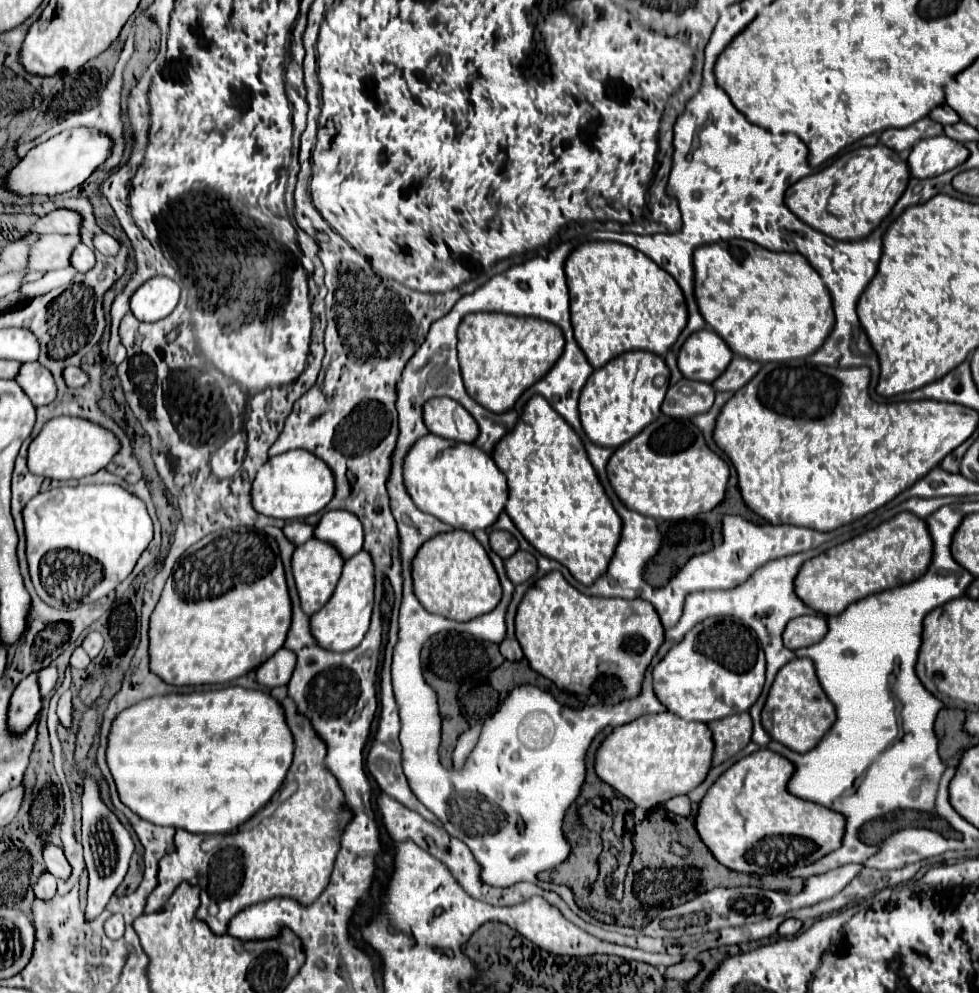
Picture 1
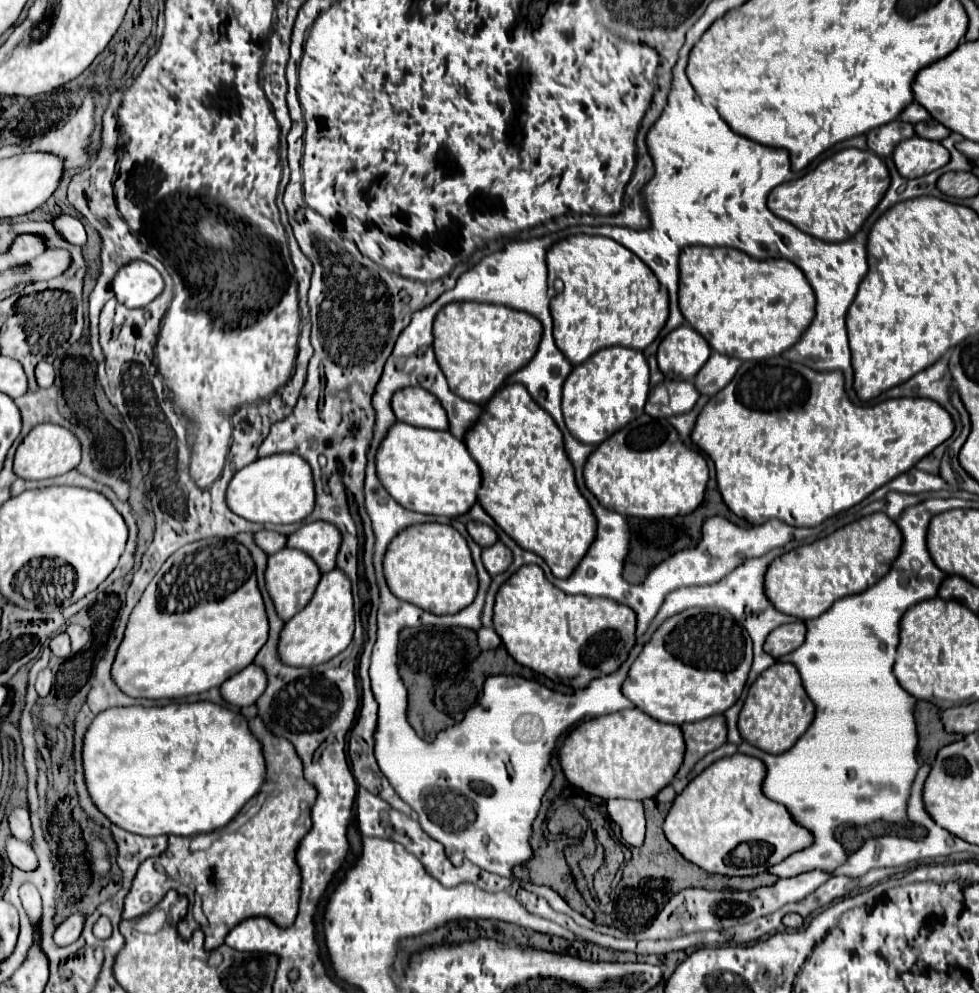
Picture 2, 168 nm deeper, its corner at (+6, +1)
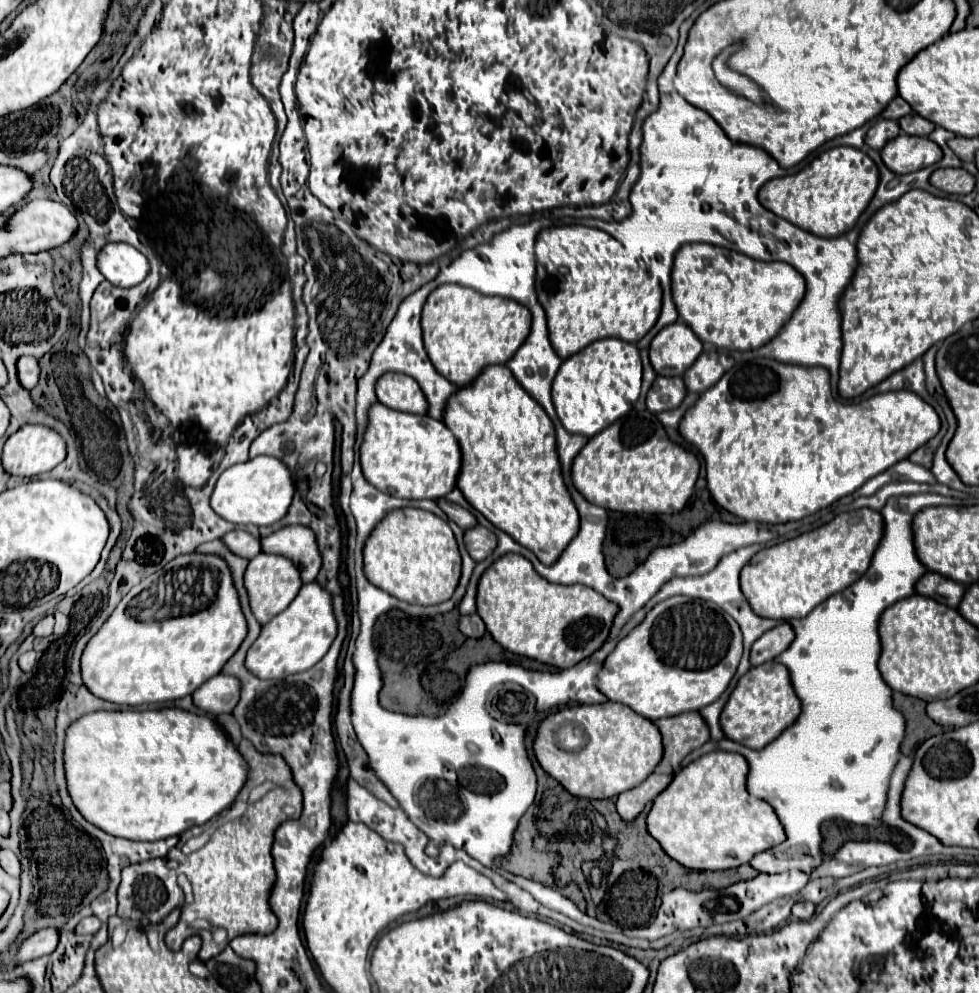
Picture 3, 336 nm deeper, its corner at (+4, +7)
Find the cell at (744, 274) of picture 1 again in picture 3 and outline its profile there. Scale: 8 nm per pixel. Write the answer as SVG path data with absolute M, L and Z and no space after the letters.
M683 245L671 271L679 317L703 341L727 351L749 351L769 343L805 295L805 279L789 263L755 261L715 245Z

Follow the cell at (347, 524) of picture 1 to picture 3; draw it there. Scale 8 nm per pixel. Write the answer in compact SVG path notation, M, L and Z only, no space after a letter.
M289 525L271 533L269 537L263 537L261 553L283 555L289 561L297 563L301 571L301 583L311 583L321 567L321 555L315 535L309 527L303 525Z

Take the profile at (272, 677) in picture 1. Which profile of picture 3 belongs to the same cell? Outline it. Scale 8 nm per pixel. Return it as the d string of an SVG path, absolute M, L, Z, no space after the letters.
M215 675L193 691L193 705L211 715L231 713L239 701L239 681L229 675Z

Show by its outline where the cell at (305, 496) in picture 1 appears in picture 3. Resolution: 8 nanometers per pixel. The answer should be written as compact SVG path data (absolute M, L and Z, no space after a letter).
M255 457L245 463L237 463L221 473L211 495L211 507L225 521L235 525L273 525L281 521L291 505L295 493L293 475L275 457Z

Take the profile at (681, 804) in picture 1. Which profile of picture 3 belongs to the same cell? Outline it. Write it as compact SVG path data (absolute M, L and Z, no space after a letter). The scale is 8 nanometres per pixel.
M653 773L649 779L645 779L643 785L639 785L637 789L631 791L623 791L617 799L617 811L619 815L629 823L633 821L645 807L645 803L653 801L667 785L671 783L669 775L659 775Z

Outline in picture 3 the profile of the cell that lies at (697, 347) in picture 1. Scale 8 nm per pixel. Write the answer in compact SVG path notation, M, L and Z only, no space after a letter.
M677 321L673 325L663 327L651 341L649 347L649 361L655 369L657 375L673 377L673 375L683 375L693 361L701 355L703 345L685 327L685 323Z

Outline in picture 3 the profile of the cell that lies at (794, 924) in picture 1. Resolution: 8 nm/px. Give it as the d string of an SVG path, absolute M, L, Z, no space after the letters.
M797 901L793 905L795 919L811 919L813 913L815 913L815 903L811 903L811 901Z

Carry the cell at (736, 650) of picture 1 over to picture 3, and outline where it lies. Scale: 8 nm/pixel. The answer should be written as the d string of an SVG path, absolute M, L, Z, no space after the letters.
M675 595L657 603L645 619L617 643L617 647L603 661L603 669L597 675L597 687L609 701L623 703L645 719L673 717L685 711L697 711L717 701L733 679L741 655L741 629L729 613L711 601Z

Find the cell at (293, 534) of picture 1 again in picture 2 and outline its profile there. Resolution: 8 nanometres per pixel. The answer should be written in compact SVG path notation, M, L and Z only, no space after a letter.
M259 531L255 533L255 541L269 555L287 547L287 535L277 533L277 531Z

